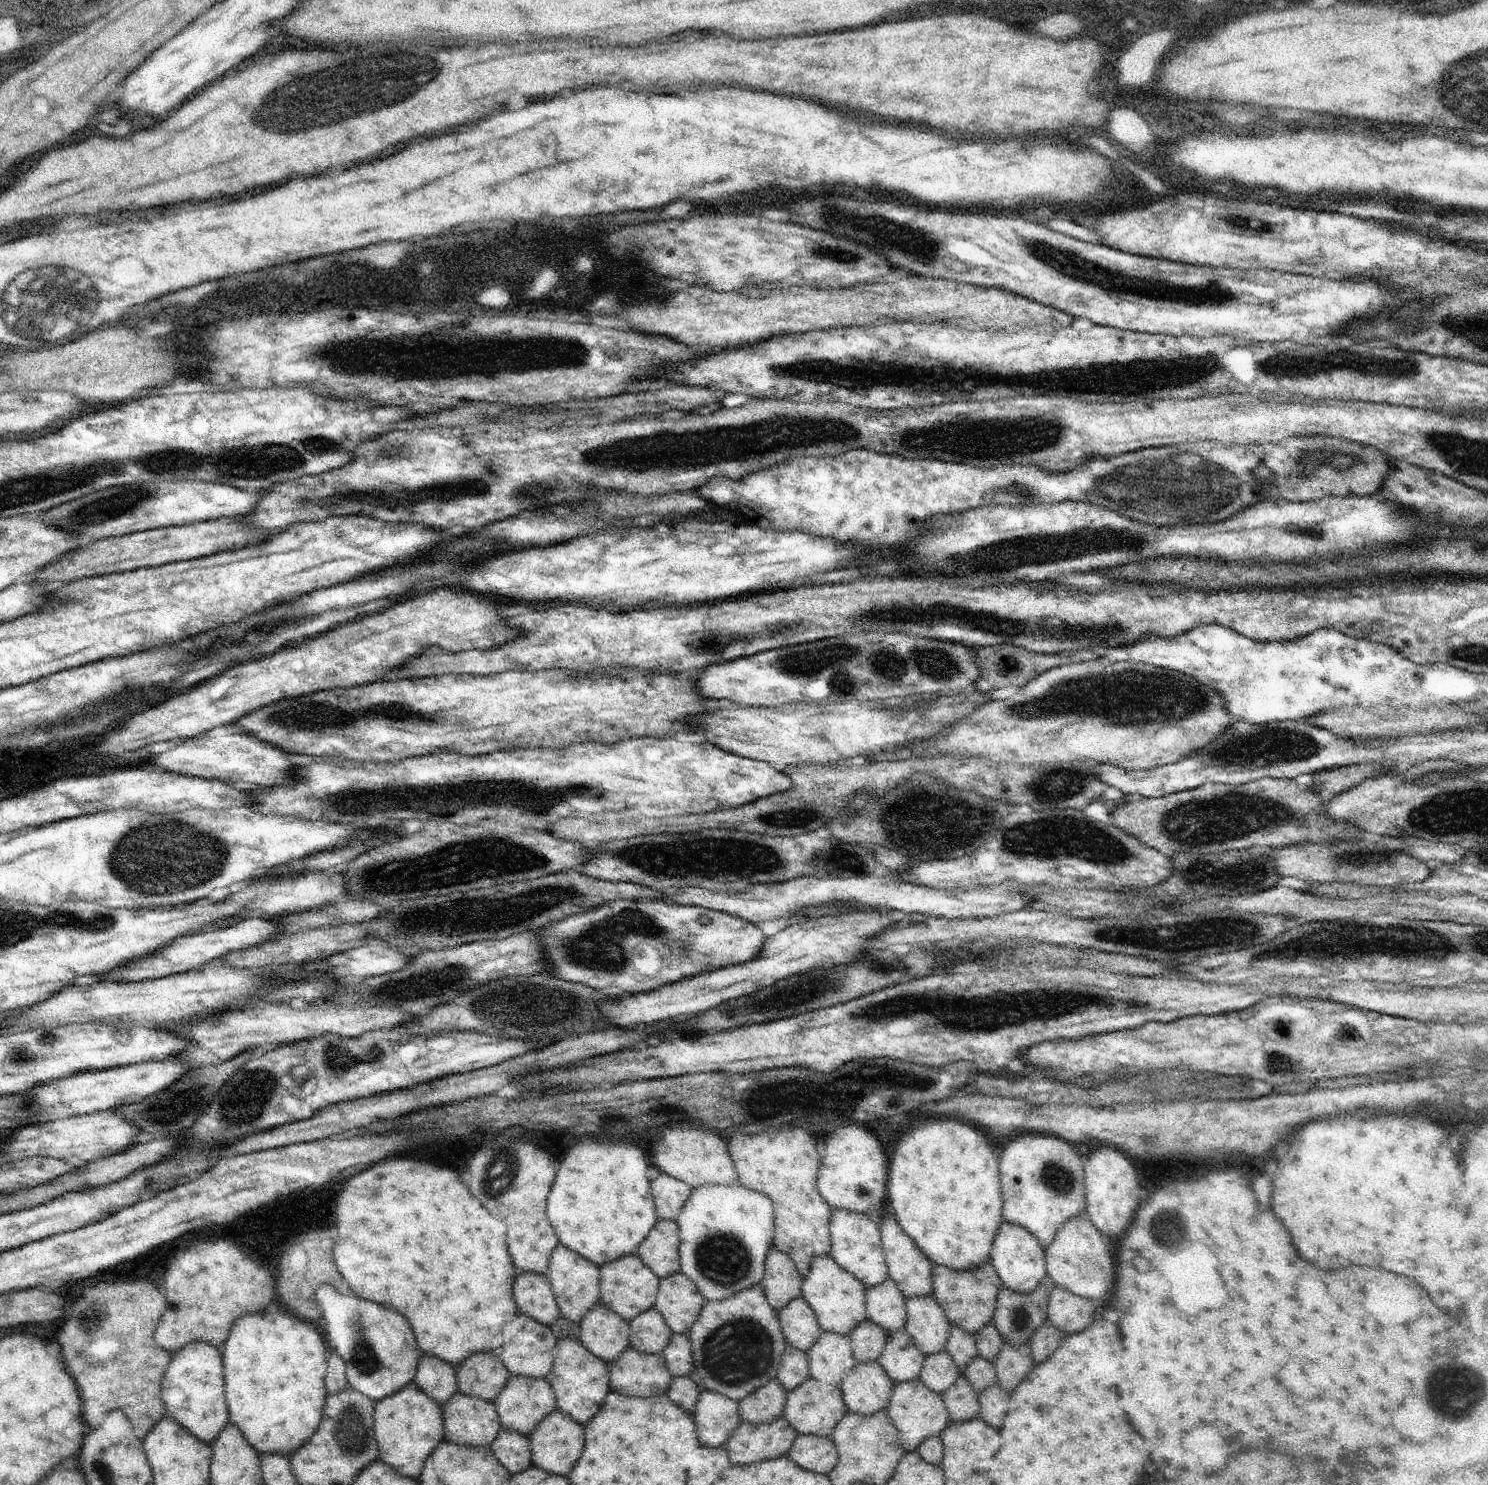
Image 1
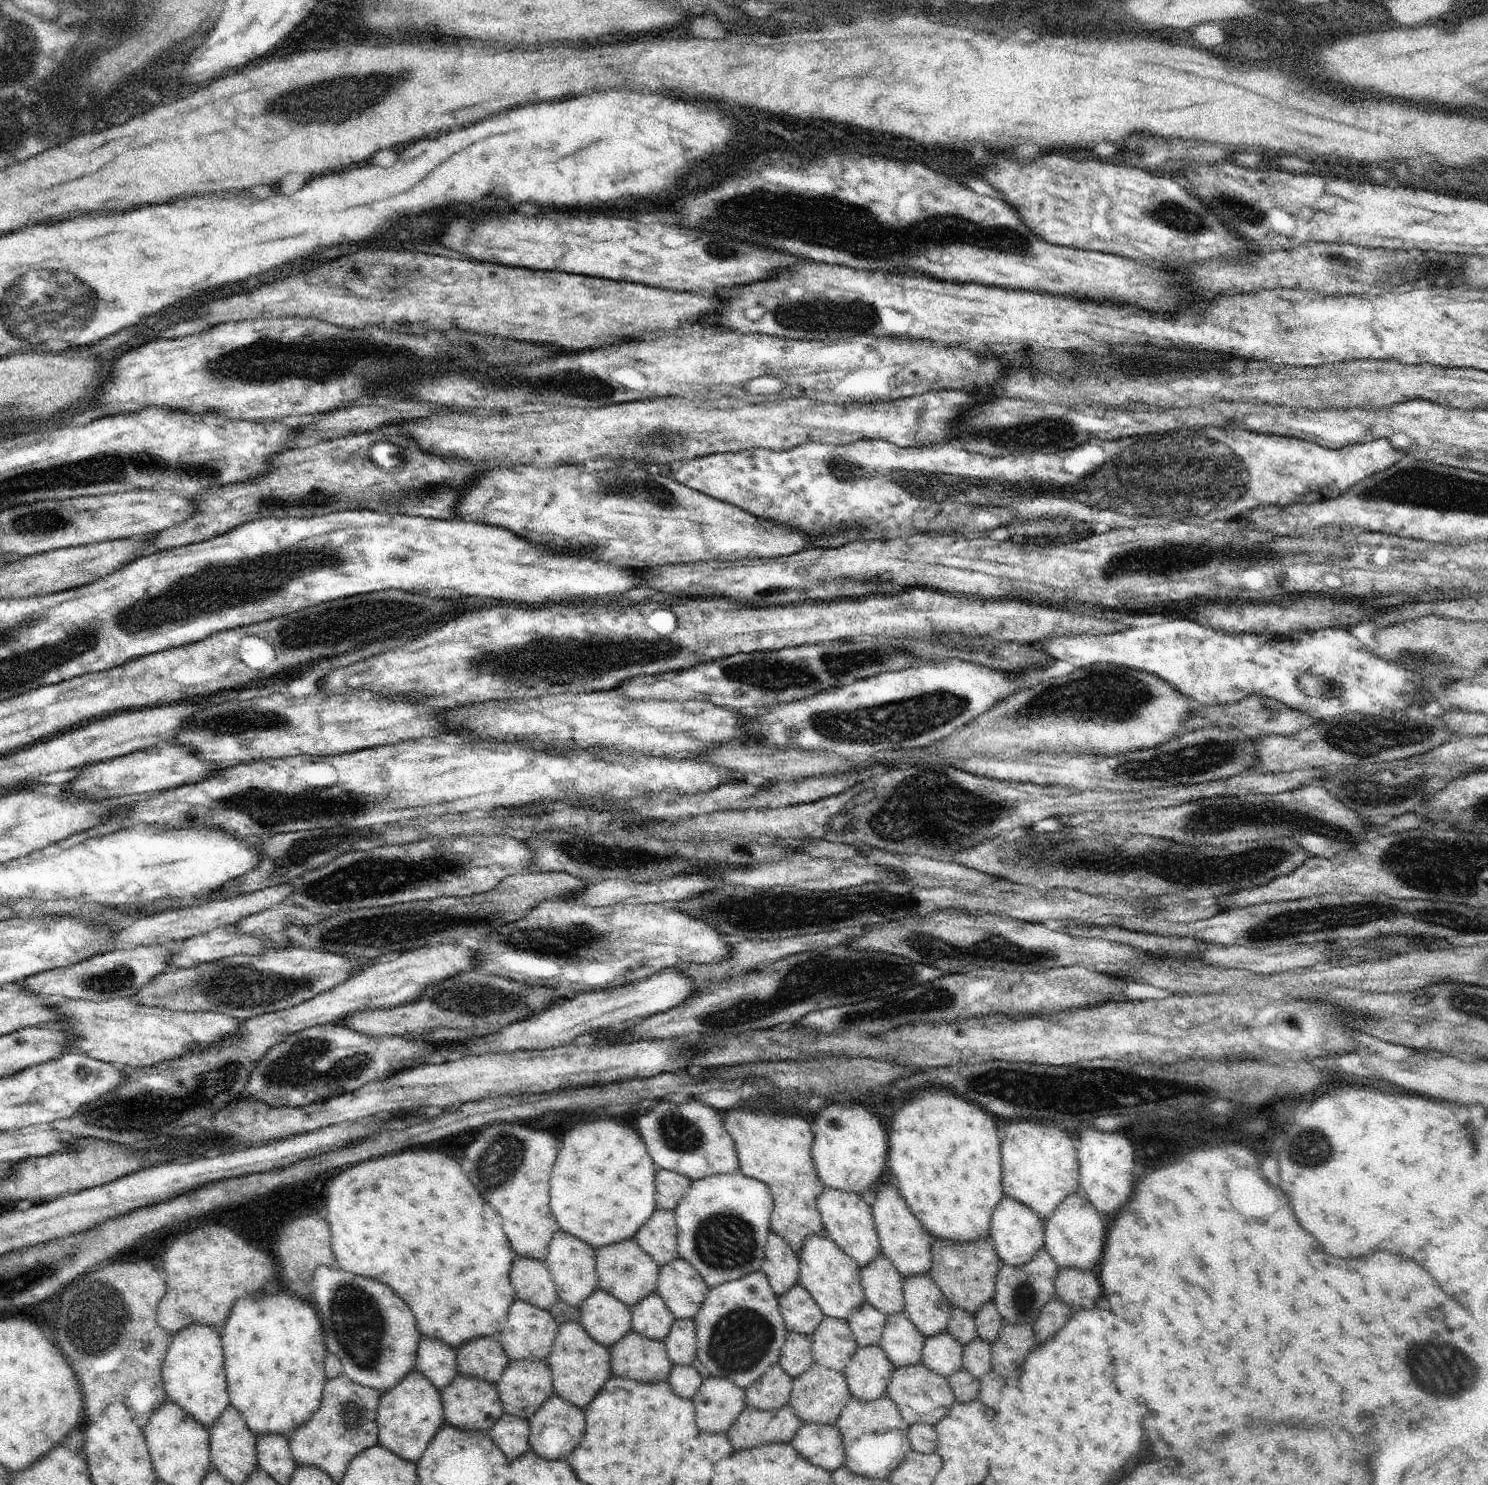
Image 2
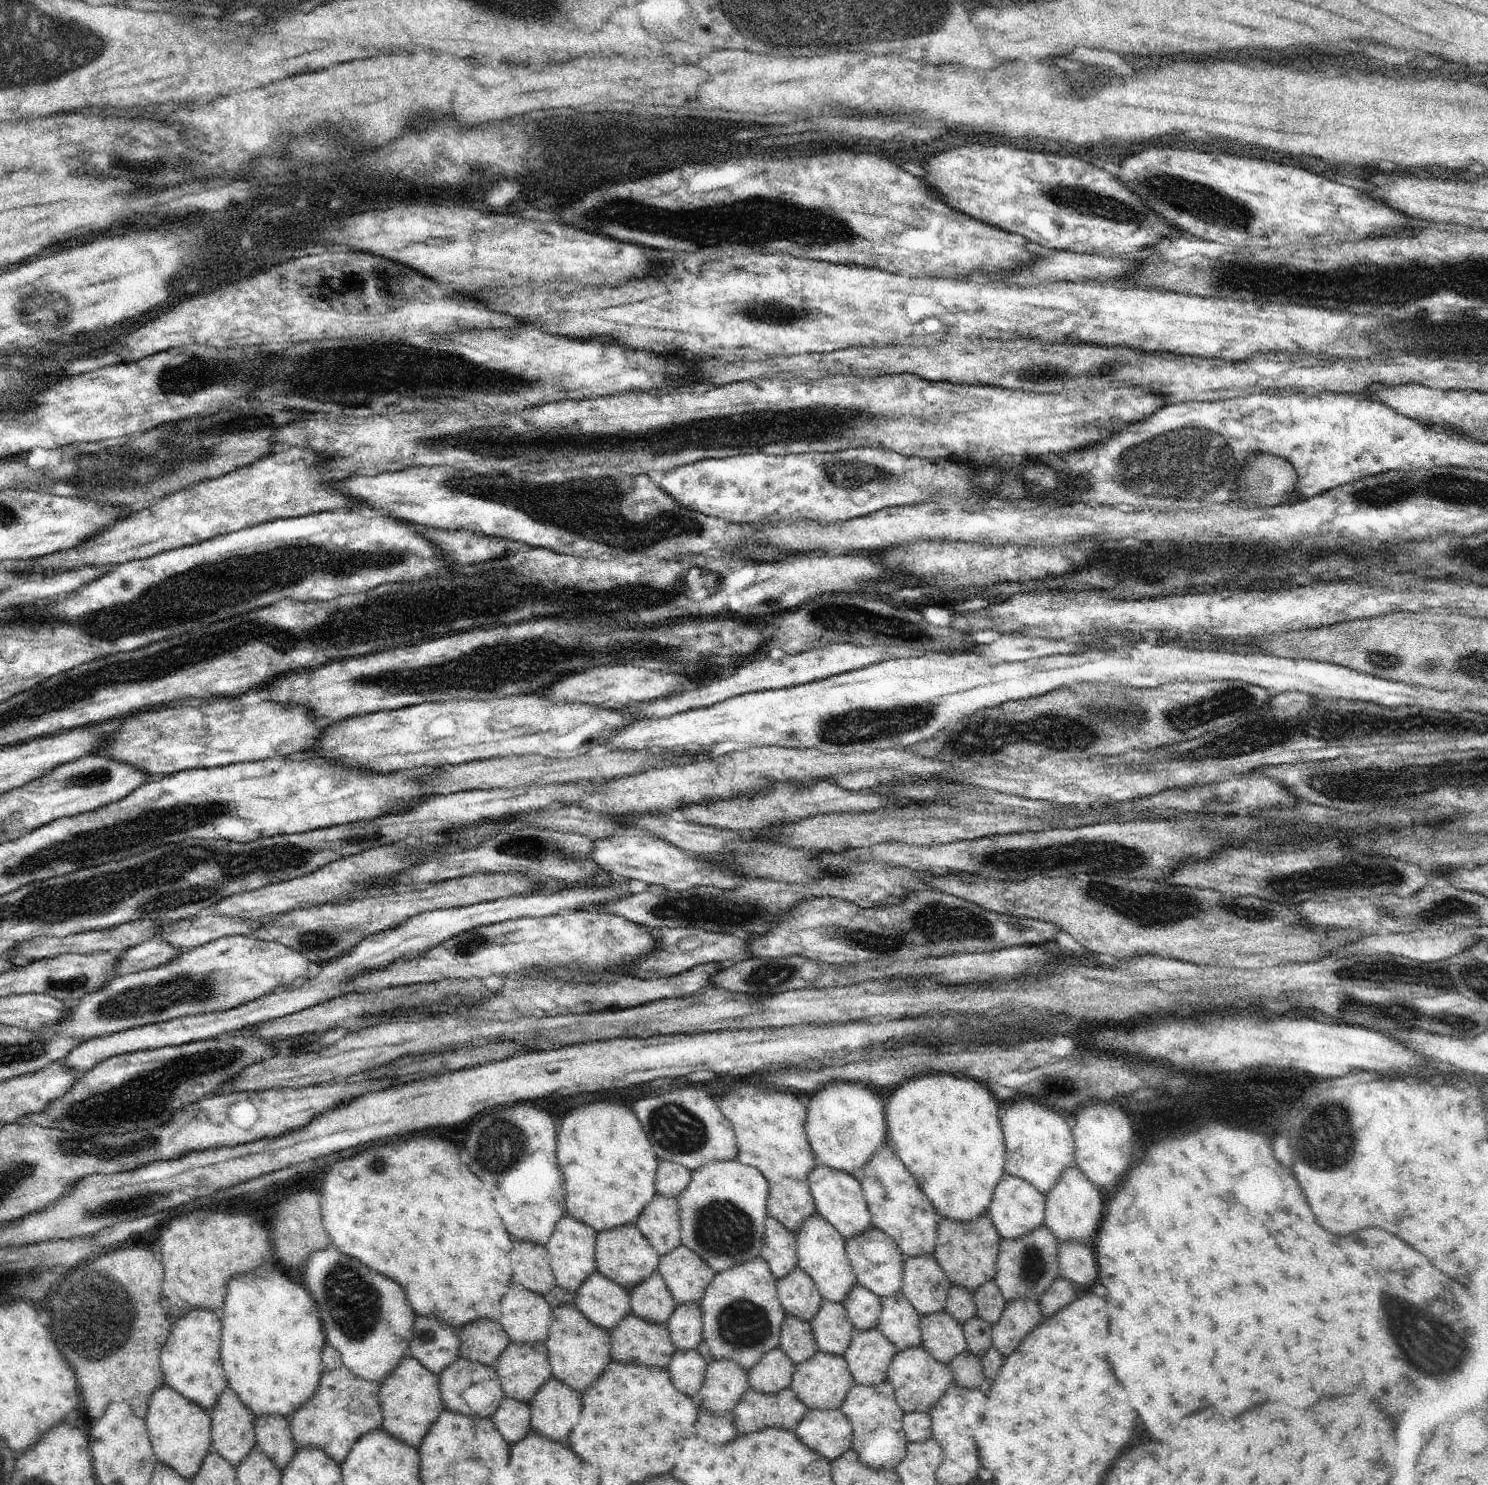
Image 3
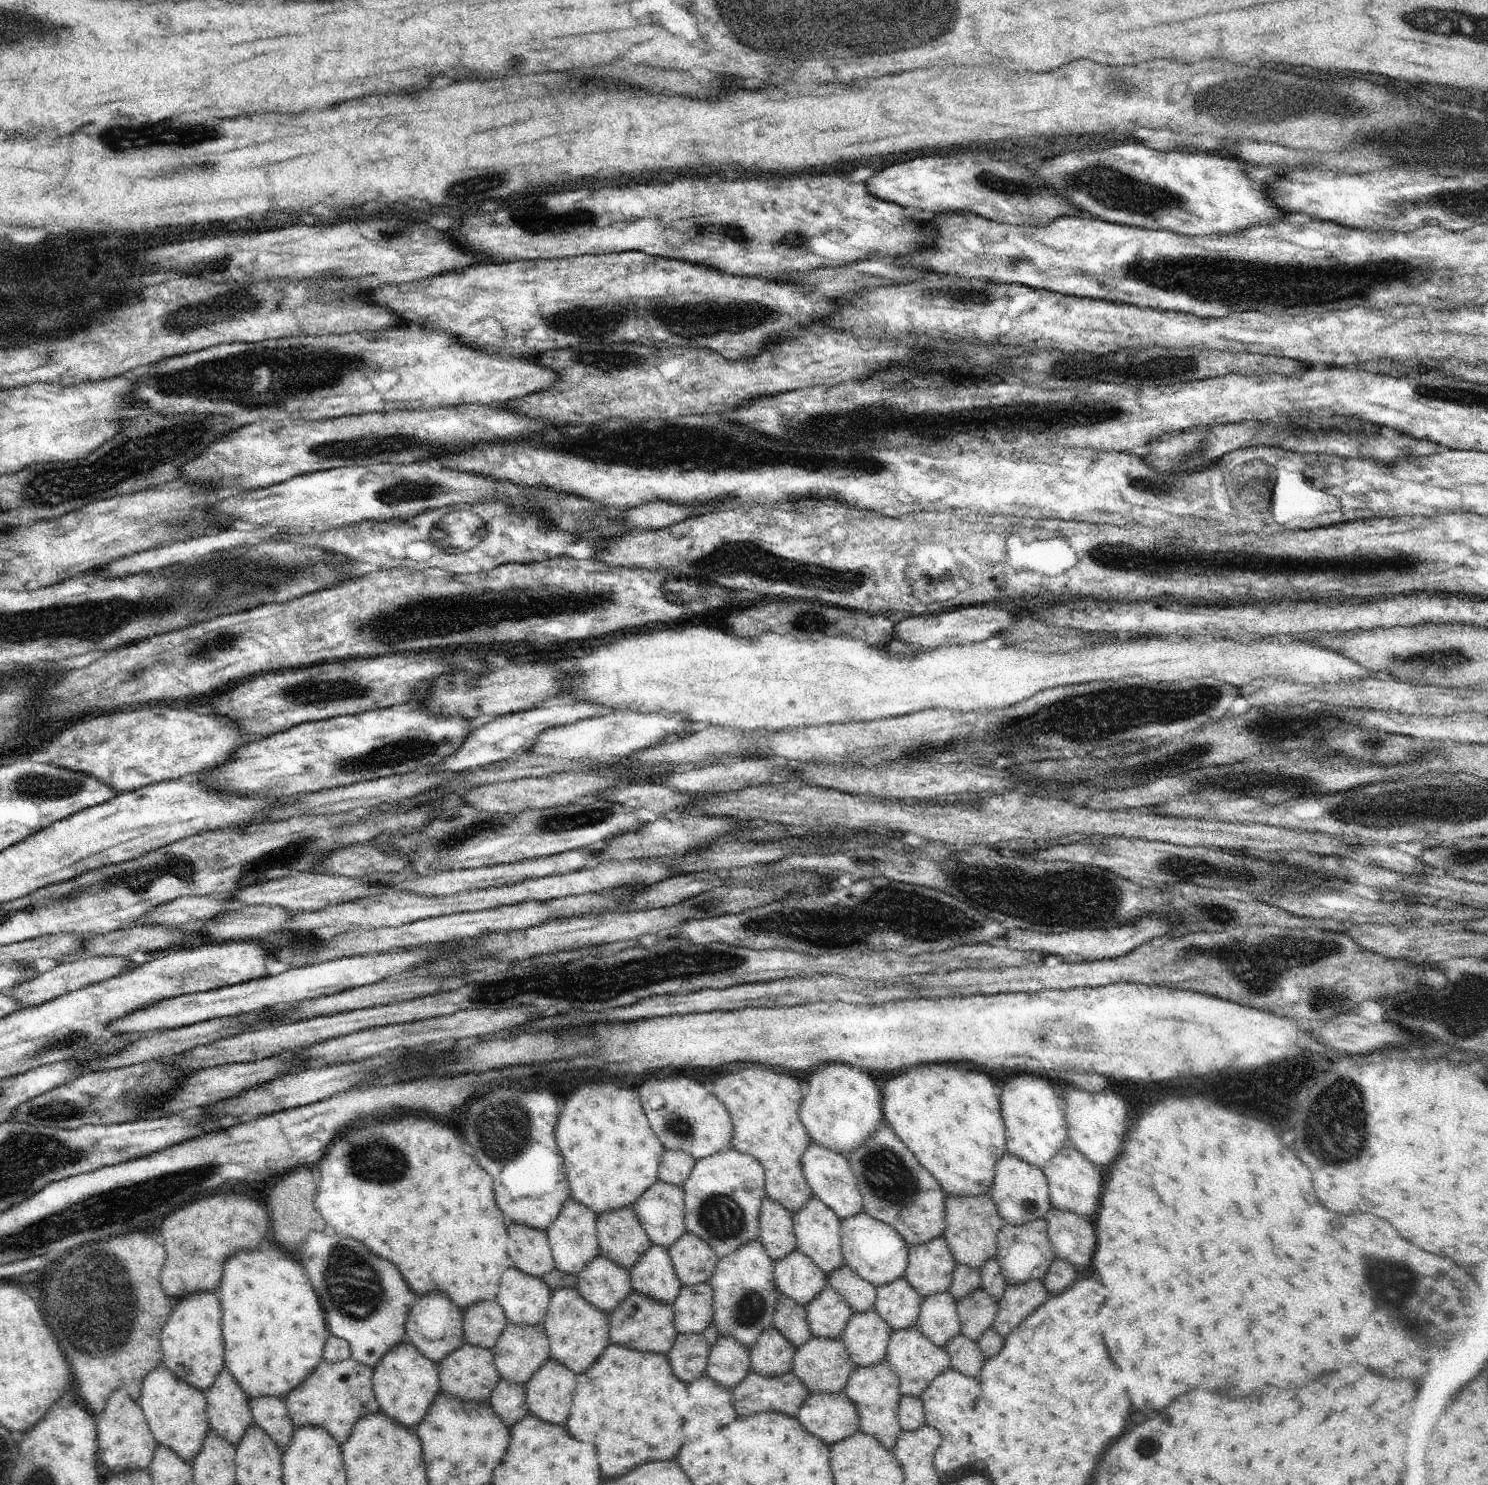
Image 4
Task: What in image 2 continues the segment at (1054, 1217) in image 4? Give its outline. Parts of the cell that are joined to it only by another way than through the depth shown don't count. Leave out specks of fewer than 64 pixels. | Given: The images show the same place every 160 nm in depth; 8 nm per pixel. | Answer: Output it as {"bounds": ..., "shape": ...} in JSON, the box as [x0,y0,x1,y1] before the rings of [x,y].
{"bounds":[1055,1267,1102,1312],"shape":[[[1064,1267],[1055,1277],[1056,1297],[1067,1302],[1073,1312],[1088,1304],[1086,1300],[1096,1300],[1102,1294],[1098,1274],[1091,1270],[1080,1270],[1076,1267]]]}

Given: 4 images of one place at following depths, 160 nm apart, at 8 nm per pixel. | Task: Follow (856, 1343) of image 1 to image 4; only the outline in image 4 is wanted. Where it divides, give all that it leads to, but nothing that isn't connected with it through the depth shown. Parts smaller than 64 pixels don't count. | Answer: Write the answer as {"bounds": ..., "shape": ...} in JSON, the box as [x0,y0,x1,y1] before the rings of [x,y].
{"bounds":[827,1263,877,1313],"shape":[[[845,1263],[829,1274],[827,1284],[835,1288],[848,1301],[854,1313],[874,1308],[877,1297],[876,1286],[858,1276]]]}

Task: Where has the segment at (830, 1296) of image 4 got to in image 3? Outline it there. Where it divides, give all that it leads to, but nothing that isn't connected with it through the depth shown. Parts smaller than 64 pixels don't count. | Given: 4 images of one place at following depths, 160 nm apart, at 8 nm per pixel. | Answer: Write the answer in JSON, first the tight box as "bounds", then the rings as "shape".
{"bounds":[810,1299,856,1355],"shape":[[[824,1299],[810,1321],[817,1350],[843,1355],[856,1331],[846,1307],[838,1301]]]}

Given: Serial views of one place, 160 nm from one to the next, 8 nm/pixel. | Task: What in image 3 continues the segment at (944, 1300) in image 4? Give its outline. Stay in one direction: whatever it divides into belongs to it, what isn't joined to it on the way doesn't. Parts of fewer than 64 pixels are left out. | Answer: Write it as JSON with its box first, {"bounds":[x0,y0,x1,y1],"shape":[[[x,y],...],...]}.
{"bounds":[920,1310,967,1363],"shape":[[[946,1310],[922,1318],[920,1328],[922,1346],[943,1363],[949,1363],[967,1348],[963,1325]]]}

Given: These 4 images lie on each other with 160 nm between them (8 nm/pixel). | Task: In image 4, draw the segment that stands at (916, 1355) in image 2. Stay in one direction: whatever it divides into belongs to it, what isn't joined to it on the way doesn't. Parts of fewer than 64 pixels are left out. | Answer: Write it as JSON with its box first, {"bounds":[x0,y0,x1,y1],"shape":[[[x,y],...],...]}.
{"bounds":[874,1276,923,1331],"shape":[[[905,1276],[876,1288],[877,1297],[874,1308],[893,1331],[917,1324],[919,1306],[923,1298],[909,1284]]]}

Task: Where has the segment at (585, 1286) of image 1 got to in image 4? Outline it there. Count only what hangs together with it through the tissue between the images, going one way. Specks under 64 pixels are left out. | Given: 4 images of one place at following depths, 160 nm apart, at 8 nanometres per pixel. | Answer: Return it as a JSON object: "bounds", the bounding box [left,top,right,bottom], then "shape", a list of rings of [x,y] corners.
{"bounds":[545,1198,599,1275],"shape":[[[568,1198],[557,1214],[556,1220],[545,1230],[555,1260],[555,1266],[566,1274],[577,1275],[599,1252],[597,1237],[598,1214],[589,1206],[584,1206]]]}

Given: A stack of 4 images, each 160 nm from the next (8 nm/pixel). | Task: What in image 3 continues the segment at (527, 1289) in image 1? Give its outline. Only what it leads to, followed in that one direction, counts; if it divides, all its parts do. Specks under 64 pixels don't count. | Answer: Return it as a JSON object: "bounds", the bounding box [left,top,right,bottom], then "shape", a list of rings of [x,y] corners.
{"bounds":[510,1242,557,1296],"shape":[[[514,1242],[510,1250],[512,1280],[524,1288],[544,1296],[557,1285],[554,1271],[547,1259],[547,1248],[534,1242]]]}

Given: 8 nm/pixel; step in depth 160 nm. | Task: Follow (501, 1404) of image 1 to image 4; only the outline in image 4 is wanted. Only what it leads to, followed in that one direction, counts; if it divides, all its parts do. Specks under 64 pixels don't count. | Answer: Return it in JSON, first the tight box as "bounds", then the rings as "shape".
{"bounds":[491,1323,549,1385],"shape":[[[507,1323],[491,1351],[501,1378],[511,1383],[525,1385],[549,1357],[549,1338],[545,1326],[542,1323],[537,1325]]]}

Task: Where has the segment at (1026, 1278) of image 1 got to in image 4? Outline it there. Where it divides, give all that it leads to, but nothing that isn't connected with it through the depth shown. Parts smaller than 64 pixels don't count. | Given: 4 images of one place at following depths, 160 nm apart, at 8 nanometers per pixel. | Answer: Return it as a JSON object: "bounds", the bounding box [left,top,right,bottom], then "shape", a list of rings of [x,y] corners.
{"bounds":[988,1152,1052,1225],"shape":[[[1006,1152],[996,1163],[994,1172],[993,1183],[988,1192],[1006,1223],[1021,1225],[1028,1221],[1044,1219],[1046,1213],[1052,1210],[1049,1199],[1049,1184],[1040,1167]]]}

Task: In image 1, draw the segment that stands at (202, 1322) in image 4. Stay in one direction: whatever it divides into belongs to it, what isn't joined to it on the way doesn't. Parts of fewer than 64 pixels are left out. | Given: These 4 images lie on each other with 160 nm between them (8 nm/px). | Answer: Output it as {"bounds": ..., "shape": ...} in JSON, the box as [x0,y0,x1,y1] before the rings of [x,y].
{"bounds":[161,1341,229,1444],"shape":[[[192,1341],[177,1350],[164,1373],[161,1384],[162,1400],[166,1405],[164,1417],[174,1417],[202,1442],[212,1444],[216,1435],[229,1421],[225,1399],[221,1349],[204,1341]]]}

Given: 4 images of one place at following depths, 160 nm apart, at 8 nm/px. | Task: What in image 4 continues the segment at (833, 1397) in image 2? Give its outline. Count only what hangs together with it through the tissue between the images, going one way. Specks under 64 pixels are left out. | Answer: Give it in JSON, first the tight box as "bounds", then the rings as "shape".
{"bounds":[791,1335,856,1393],"shape":[[[812,1335],[797,1349],[791,1371],[810,1392],[835,1393],[845,1388],[852,1371],[856,1367],[841,1337],[831,1339],[830,1337]]]}

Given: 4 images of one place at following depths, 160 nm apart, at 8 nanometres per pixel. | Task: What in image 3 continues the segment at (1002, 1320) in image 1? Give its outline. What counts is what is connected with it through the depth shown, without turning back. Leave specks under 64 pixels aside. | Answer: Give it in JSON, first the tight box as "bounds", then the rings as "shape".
{"bounds":[995,1224,1059,1304],"shape":[[[1045,1224],[1024,1236],[1001,1239],[995,1279],[1006,1304],[1022,1297],[1036,1299],[1039,1302],[1047,1286],[1059,1276],[1058,1245],[1056,1235]]]}

